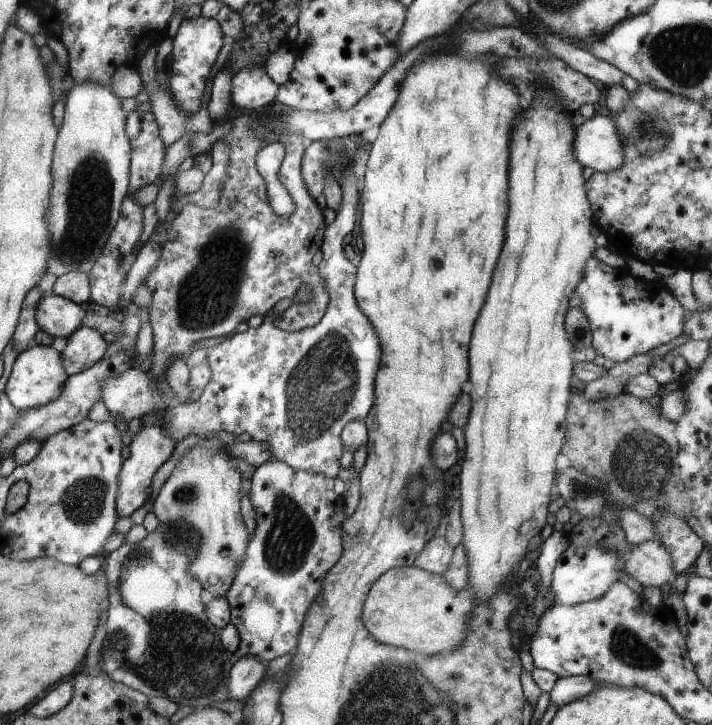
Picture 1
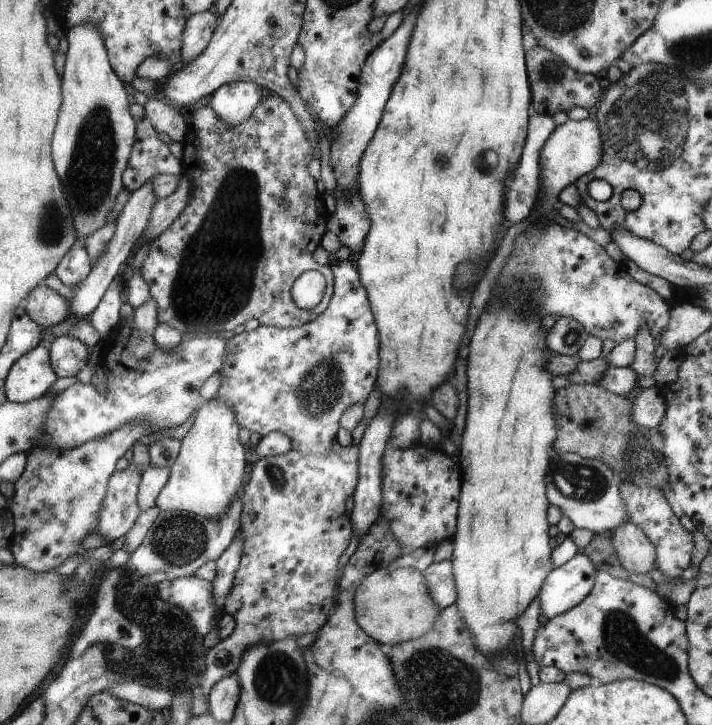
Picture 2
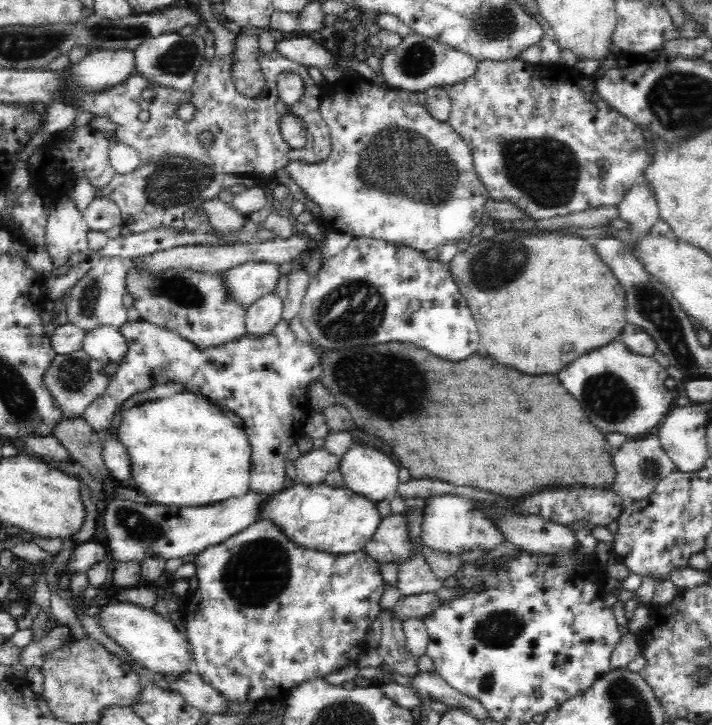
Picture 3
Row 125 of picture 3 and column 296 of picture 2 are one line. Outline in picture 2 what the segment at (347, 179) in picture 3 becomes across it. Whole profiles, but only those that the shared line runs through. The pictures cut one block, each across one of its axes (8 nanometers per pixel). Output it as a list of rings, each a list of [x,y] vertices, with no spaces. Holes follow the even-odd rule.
[[[347,259],[341,261],[331,260],[330,269],[333,272],[334,294],[331,295],[329,306],[317,318],[313,318],[311,322],[306,322],[303,326],[298,326],[297,328],[277,328],[259,324],[253,330],[234,334],[225,340],[227,348],[225,348],[222,368],[219,368],[218,371],[221,382],[219,382],[219,388],[213,393],[215,400],[225,402],[235,412],[237,424],[241,428],[247,428],[251,433],[257,432],[261,437],[268,432],[281,432],[281,434],[285,434],[291,440],[291,450],[301,452],[301,454],[311,453],[327,456],[331,452],[331,442],[335,440],[338,420],[342,412],[349,408],[351,404],[363,404],[377,383],[379,334],[378,326],[374,322],[374,315],[370,309],[370,300],[366,295],[366,289],[363,288],[362,284],[359,284],[358,270],[355,270],[353,266],[349,266]]]

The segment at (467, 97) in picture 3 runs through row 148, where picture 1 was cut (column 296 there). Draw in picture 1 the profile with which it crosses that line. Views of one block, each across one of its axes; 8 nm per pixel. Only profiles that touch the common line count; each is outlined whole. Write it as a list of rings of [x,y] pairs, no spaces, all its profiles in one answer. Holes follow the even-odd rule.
[[[274,458],[263,462],[260,466],[255,467],[254,470],[255,472],[253,472],[253,476],[251,476],[251,488],[249,489],[248,498],[255,512],[255,528],[253,528],[253,534],[250,536],[249,547],[246,549],[246,557],[242,560],[242,567],[238,569],[238,573],[234,577],[230,589],[225,593],[225,598],[230,606],[230,624],[235,626],[239,634],[237,651],[233,652],[231,656],[233,656],[235,660],[245,655],[255,656],[265,663],[297,648],[298,637],[301,635],[306,616],[310,612],[310,608],[314,604],[315,599],[322,594],[323,580],[326,578],[326,573],[338,563],[339,556],[342,555],[342,524],[343,520],[345,520],[345,516],[343,514],[344,500],[333,492],[333,479],[335,476],[325,476],[325,474],[319,474],[319,472],[309,472],[309,470],[291,468],[285,461]]]

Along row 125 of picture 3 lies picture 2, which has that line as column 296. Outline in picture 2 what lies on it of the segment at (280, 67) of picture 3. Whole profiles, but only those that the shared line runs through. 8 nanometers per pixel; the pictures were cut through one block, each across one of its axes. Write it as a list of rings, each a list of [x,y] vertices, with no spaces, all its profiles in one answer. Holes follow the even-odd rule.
[[[269,92],[267,96],[263,97],[258,107],[254,108],[251,116],[245,122],[237,124],[237,126],[223,124],[205,102],[197,104],[194,106],[194,109],[187,111],[189,119],[186,121],[188,126],[186,130],[187,138],[182,143],[182,158],[180,160],[184,169],[183,178],[191,182],[189,202],[185,204],[178,218],[165,231],[160,232],[153,239],[153,242],[149,244],[147,256],[143,258],[141,268],[139,268],[141,278],[147,283],[150,297],[156,303],[157,324],[169,324],[171,328],[180,332],[182,336],[189,335],[189,330],[191,330],[189,326],[207,326],[207,334],[215,335],[222,330],[234,330],[237,324],[243,324],[243,322],[247,322],[251,318],[258,320],[261,325],[277,328],[297,328],[298,326],[303,326],[306,322],[311,322],[313,318],[317,318],[329,306],[331,295],[334,294],[333,272],[330,269],[330,265],[319,266],[312,257],[313,251],[319,244],[321,234],[324,234],[326,231],[326,222],[329,214],[325,210],[321,196],[317,194],[315,180],[307,171],[307,164],[313,158],[311,142],[309,142],[307,134],[303,132],[299,120],[297,120],[289,106],[290,103],[283,97]],[[305,271],[320,272],[324,276],[325,291],[316,305],[300,307],[292,298],[290,290],[293,282]]]

